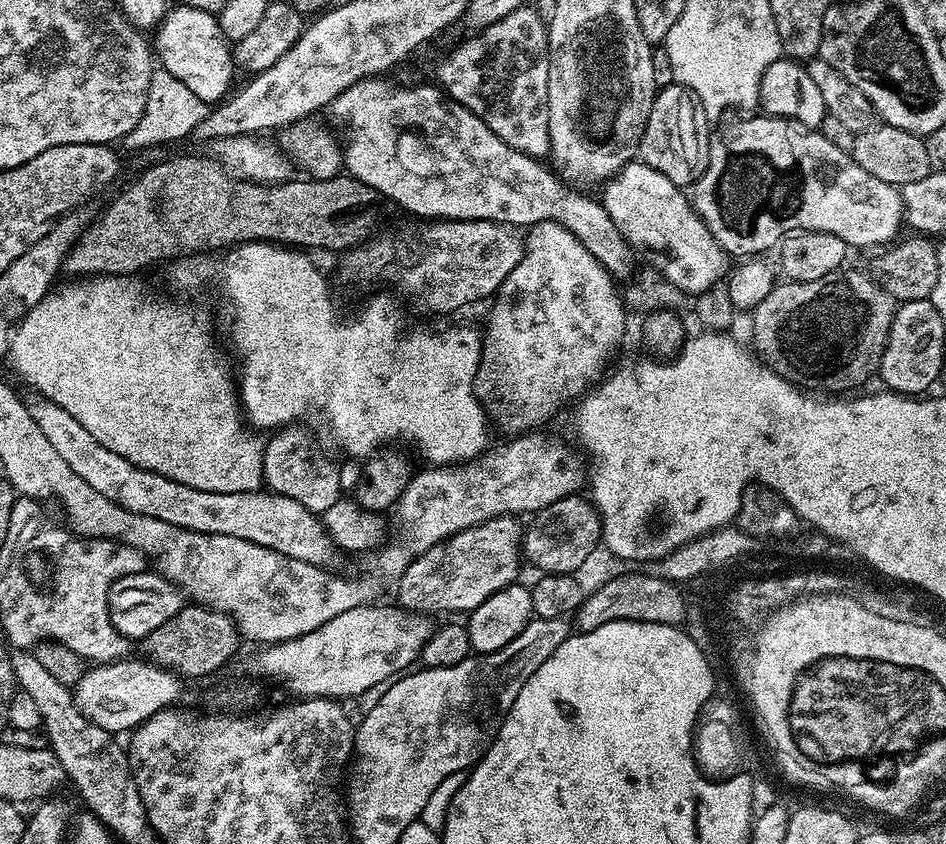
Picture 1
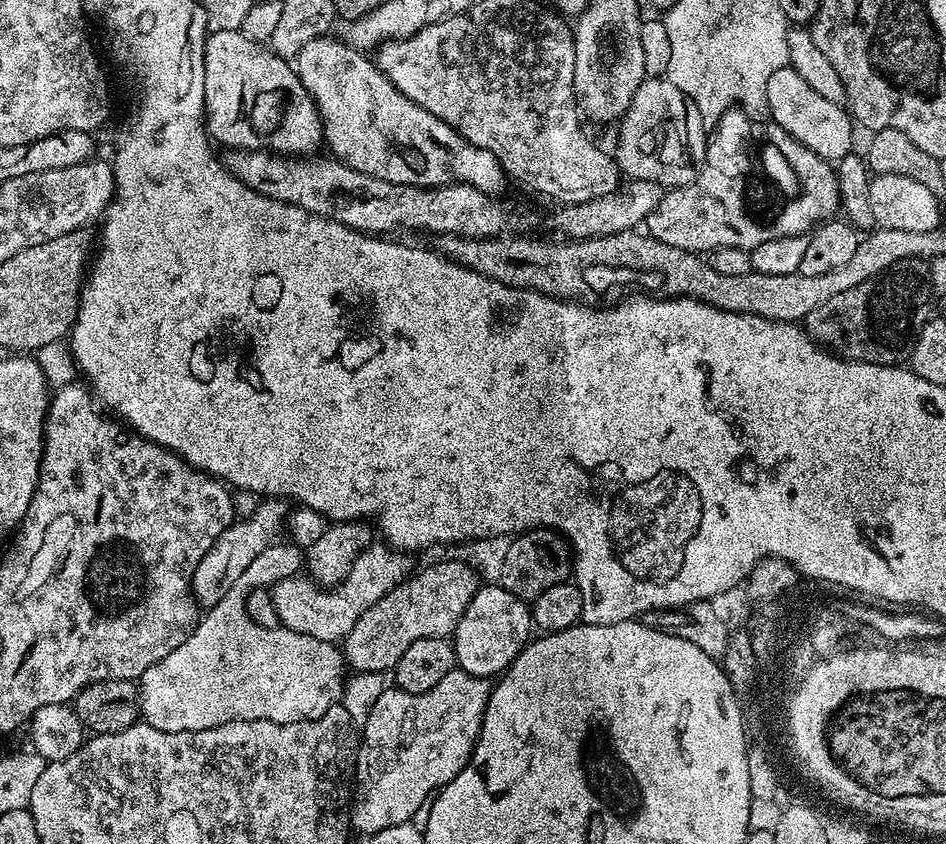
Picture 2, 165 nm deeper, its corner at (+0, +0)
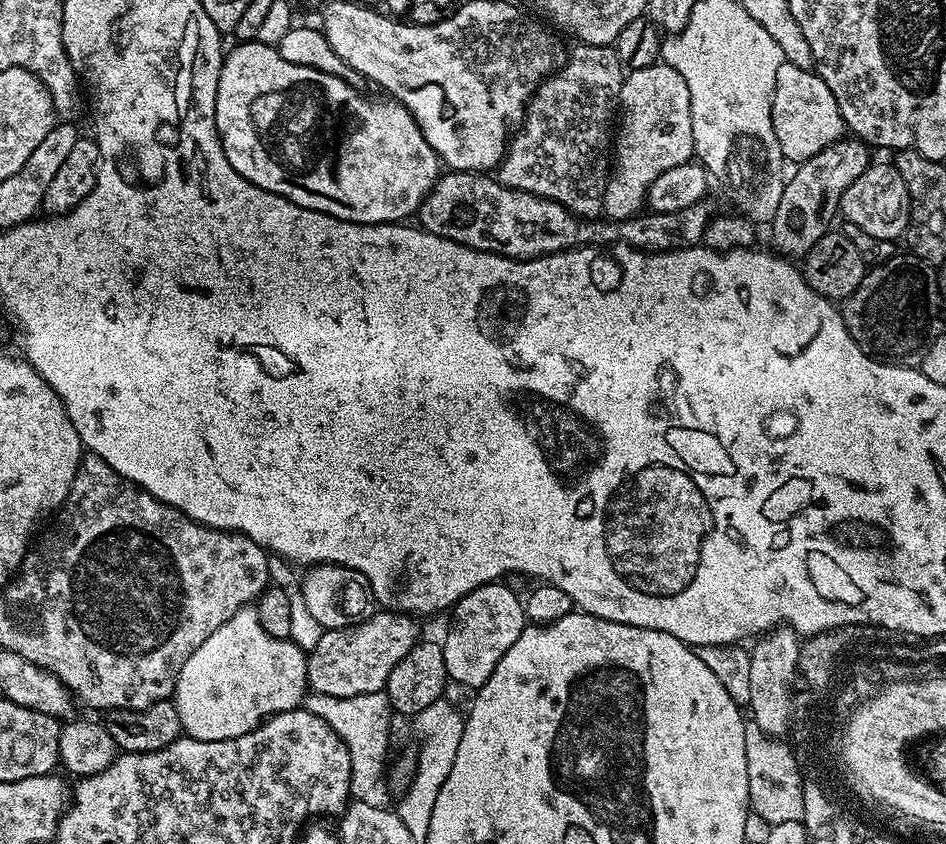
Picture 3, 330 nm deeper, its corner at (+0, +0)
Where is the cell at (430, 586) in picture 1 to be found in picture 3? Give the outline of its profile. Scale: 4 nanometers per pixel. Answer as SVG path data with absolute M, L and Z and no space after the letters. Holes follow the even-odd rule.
M377 610L350 628L329 628L318 644L307 653L308 687L315 695L333 695L334 698L351 698L355 695L381 691L390 678L390 670L406 658L406 654L418 642L416 624L411 615L402 612Z

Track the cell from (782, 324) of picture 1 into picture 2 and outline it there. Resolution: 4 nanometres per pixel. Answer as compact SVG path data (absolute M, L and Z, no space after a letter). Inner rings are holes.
M903 260L890 266L882 274L866 282L858 282L858 286L850 286L850 290L842 290L842 294L830 298L830 302L808 315L806 331L817 344L839 354L843 359L855 360L858 364L903 365L909 359L910 345L914 339L912 315L923 302L924 288L926 292L928 287L927 263L922 260Z

